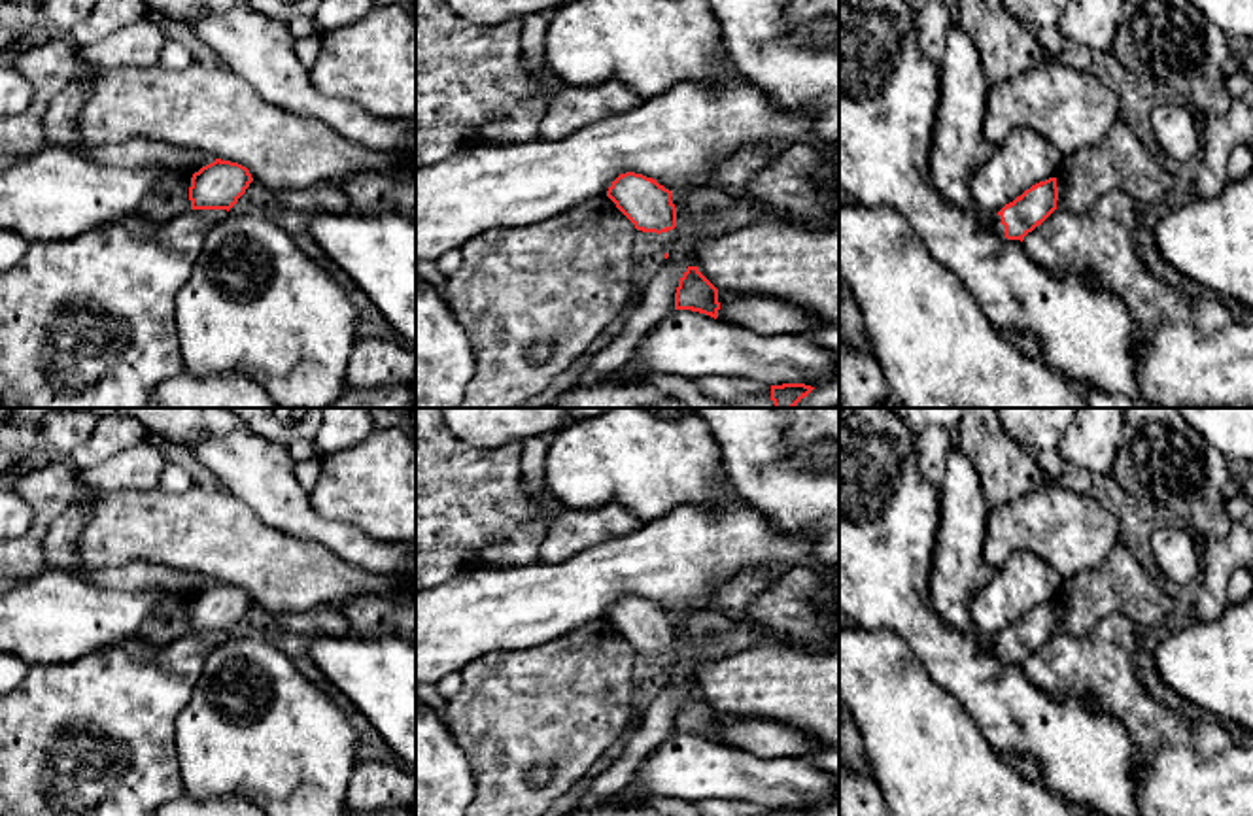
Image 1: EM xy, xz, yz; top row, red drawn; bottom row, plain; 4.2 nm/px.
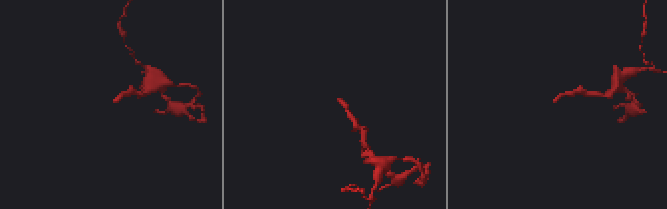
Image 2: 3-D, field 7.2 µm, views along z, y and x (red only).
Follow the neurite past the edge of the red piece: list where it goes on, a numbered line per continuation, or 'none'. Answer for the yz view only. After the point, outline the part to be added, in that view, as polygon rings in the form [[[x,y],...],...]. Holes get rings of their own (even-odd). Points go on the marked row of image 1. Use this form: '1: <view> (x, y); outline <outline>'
1: yz (959, 148); outline [[[960,21],[949,28],[939,83],[941,96],[928,153],[934,185],[947,204],[973,210],[985,227],[1005,238],[998,212],[979,212],[971,198],[971,178],[994,151],[983,132],[990,83],[977,45]]]

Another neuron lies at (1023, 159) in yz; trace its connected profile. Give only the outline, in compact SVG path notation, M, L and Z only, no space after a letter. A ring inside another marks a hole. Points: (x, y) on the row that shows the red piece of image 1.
M1013 128L971 178L979 212L994 213L1032 185L1055 178L1064 155L1032 128Z

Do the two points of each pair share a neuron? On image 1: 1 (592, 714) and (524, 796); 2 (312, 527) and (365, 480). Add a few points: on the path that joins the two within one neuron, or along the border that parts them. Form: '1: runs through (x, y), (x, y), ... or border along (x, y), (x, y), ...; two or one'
1: runs through (567, 739), (566, 773), (549, 790); one
2: border along (307, 492), (320, 516), (363, 533); two

